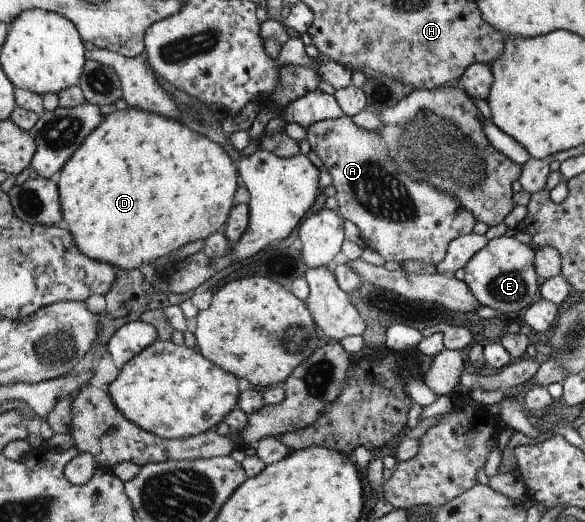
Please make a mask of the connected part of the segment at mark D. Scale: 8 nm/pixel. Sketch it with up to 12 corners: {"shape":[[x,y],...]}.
{"shape":[[133,107],[57,174],[62,225],[149,268],[227,222],[227,151]]}

